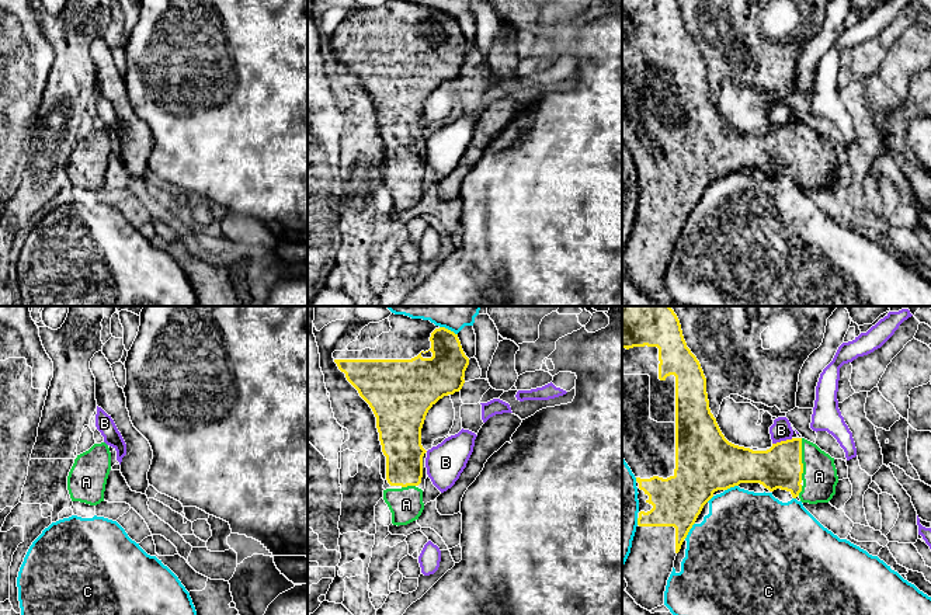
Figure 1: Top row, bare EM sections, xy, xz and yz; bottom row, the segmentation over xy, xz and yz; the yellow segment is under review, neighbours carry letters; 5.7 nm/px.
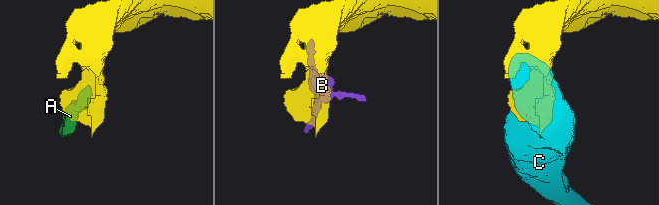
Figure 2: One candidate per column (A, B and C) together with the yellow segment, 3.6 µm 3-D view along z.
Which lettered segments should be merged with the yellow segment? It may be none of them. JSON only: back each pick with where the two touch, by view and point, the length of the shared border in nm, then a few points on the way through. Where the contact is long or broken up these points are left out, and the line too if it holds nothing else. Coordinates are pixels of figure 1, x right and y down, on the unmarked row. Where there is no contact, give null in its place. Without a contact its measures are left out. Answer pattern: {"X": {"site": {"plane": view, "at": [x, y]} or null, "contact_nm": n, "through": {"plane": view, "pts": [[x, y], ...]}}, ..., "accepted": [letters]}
{"A": {"site": {"plane": "yz", "at": [801, 145]}, "contact_nm": 240, "through": {"plane": "yz", "pts": [[781, 152], [801, 145], [819, 162]]}}, "accepted": ["A"]}

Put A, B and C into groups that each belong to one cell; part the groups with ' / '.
A / B / C

